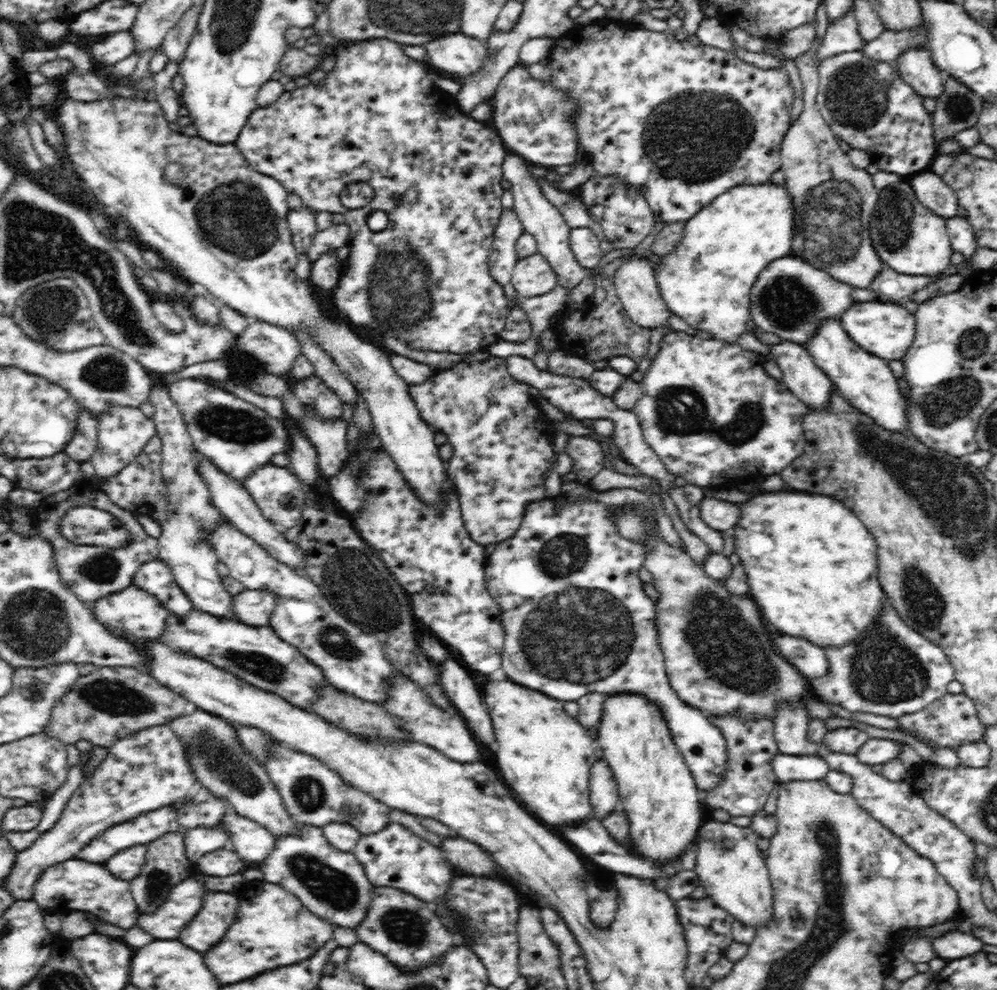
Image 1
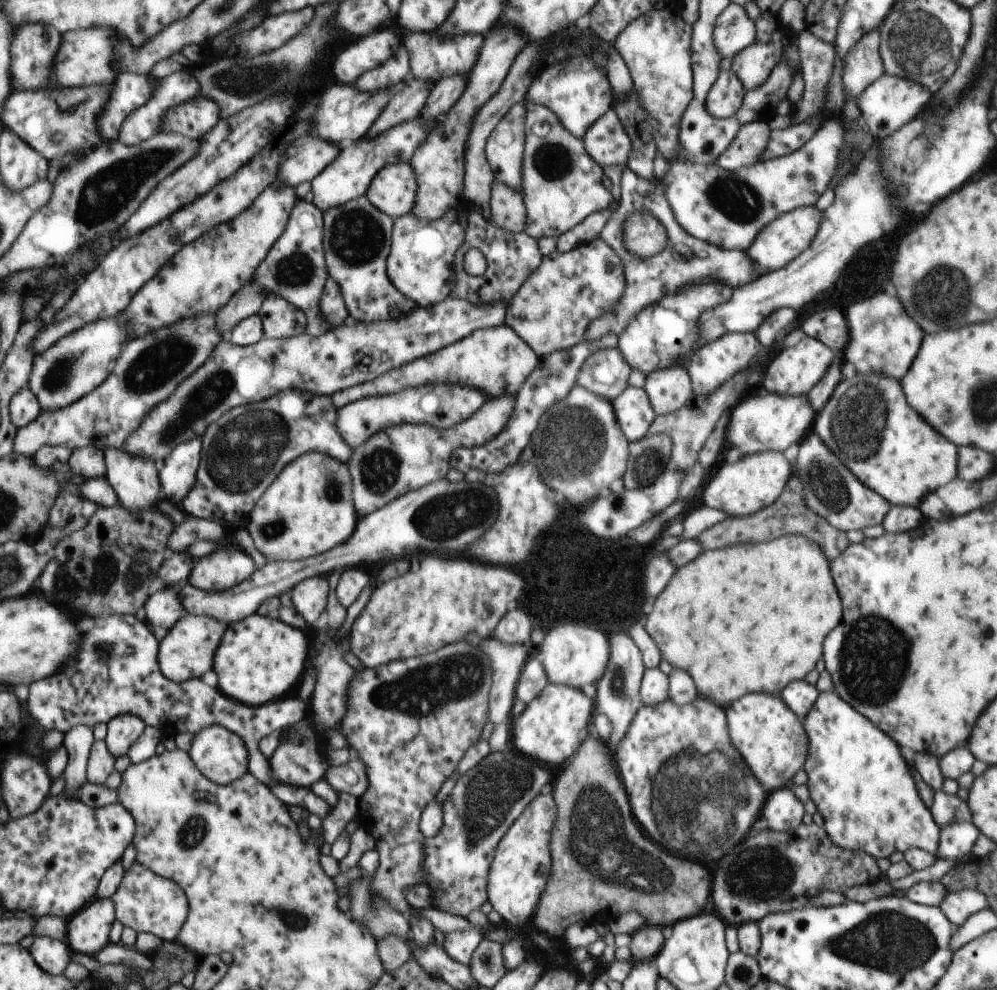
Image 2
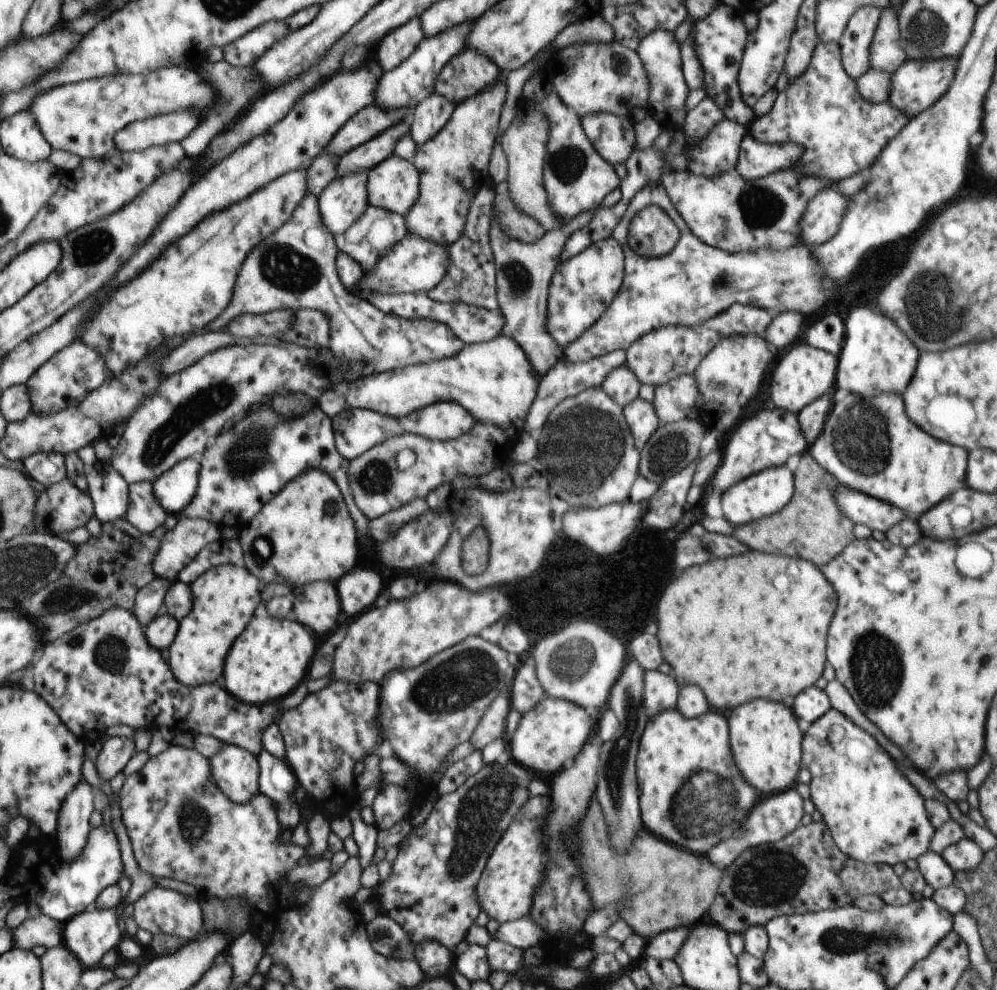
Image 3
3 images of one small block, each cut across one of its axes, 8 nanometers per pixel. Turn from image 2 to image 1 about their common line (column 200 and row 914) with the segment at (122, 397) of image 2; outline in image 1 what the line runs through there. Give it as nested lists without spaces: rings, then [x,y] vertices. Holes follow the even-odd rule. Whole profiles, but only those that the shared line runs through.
[[[302,825],[297,835],[280,835],[276,846],[257,872],[260,878],[278,884],[298,896],[302,904],[316,916],[322,916],[336,927],[358,928],[370,908],[376,886],[365,875],[365,869],[352,852],[342,852],[332,847],[320,827]]]

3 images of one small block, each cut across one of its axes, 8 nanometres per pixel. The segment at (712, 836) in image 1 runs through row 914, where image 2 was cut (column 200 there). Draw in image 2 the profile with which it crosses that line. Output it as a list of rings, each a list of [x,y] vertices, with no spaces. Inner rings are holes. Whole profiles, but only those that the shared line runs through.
[[[218,724],[204,726],[200,732],[196,732],[192,738],[188,754],[203,775],[222,785],[239,781],[240,778],[244,777],[244,774],[249,773],[248,752],[244,748],[244,739],[235,734],[234,731],[227,730],[226,727]]]

